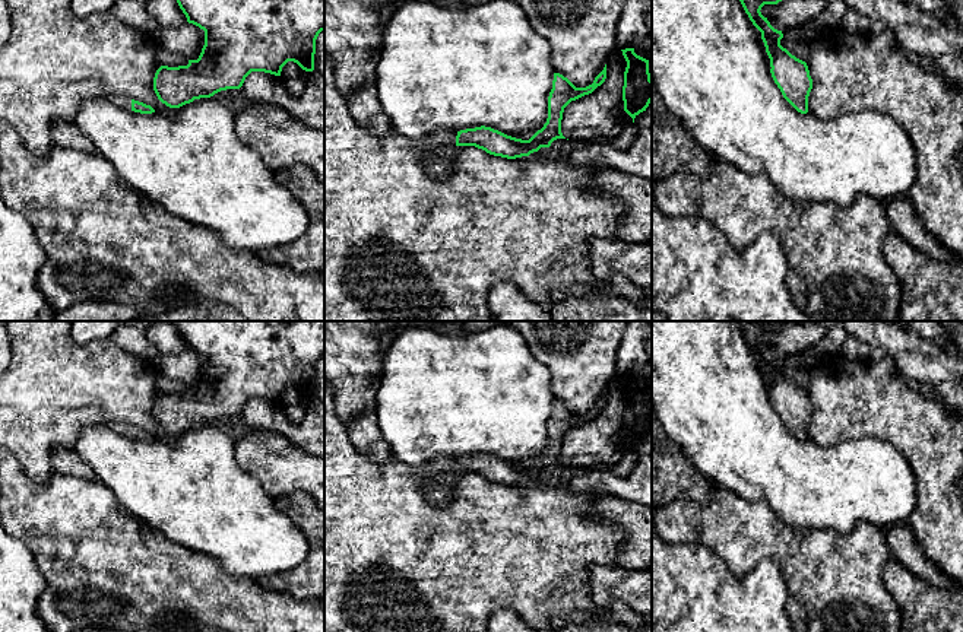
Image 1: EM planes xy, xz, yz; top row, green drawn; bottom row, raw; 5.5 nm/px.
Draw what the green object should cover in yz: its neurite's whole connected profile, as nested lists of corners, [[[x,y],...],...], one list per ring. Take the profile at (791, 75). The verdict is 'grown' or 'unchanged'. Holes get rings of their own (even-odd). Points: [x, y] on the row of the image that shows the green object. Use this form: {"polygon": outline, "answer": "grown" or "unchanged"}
{"polygon": [[[739,0],[753,25],[761,32],[766,53],[770,58],[770,73],[783,98],[801,114],[808,112],[808,96],[812,79],[805,61],[792,55],[780,45],[782,31],[774,29],[761,15],[764,4],[777,4],[782,0]]], "answer": "unchanged"}

